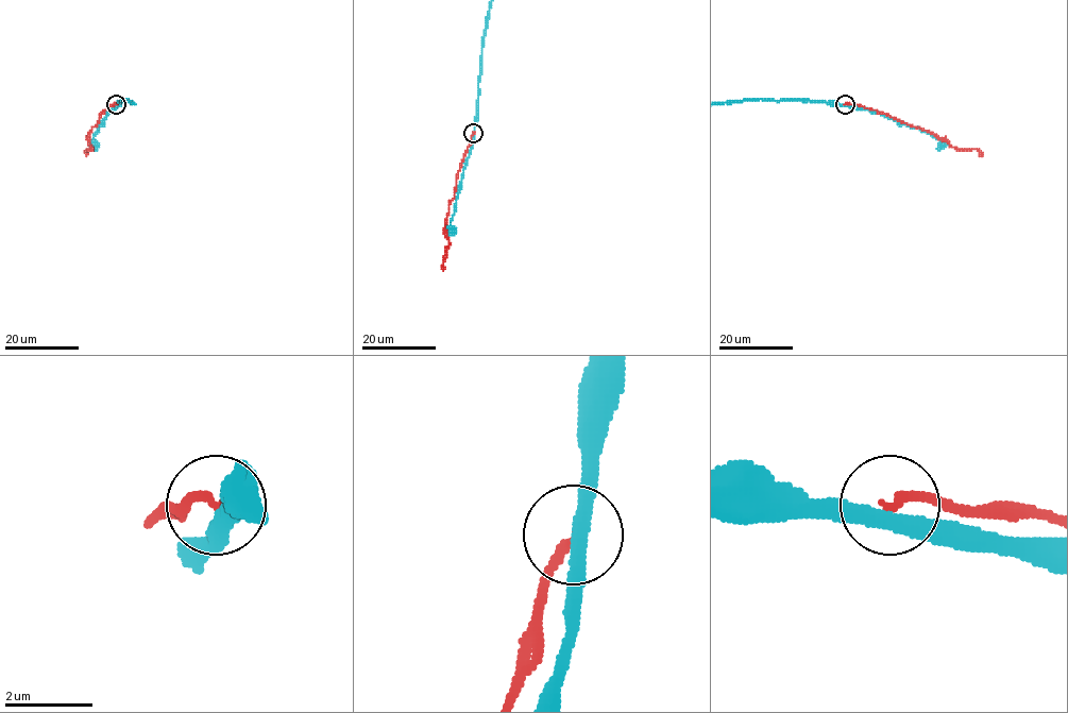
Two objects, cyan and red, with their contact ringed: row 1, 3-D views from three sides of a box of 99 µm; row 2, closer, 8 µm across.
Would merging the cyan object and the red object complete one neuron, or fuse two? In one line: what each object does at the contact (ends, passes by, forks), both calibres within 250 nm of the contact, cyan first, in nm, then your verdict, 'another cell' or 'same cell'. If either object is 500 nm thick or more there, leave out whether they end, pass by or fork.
cyan passes by; red ends; calibres 340 and 200 nm; another cell

